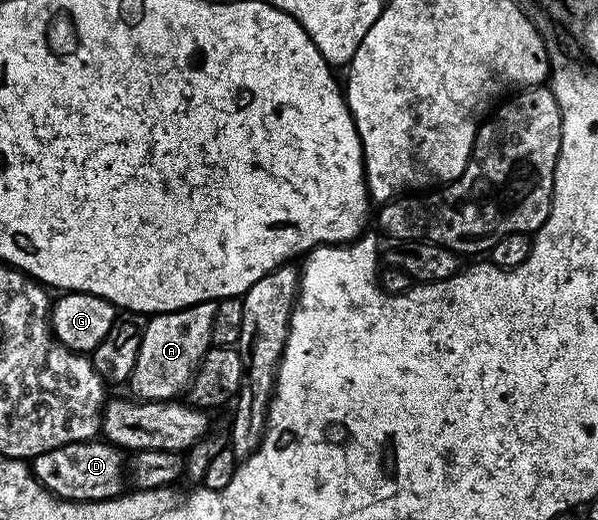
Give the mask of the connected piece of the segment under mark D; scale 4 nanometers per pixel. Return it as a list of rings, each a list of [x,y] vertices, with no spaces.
[[[105,440],[73,442],[32,459],[32,469],[38,482],[64,502],[103,502],[123,493],[128,482],[128,462],[123,451]]]

